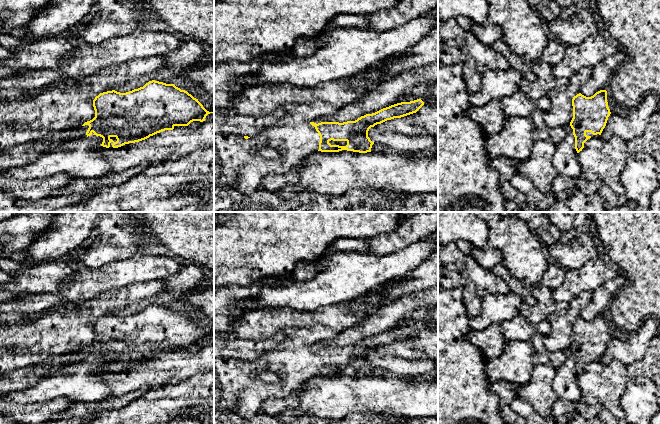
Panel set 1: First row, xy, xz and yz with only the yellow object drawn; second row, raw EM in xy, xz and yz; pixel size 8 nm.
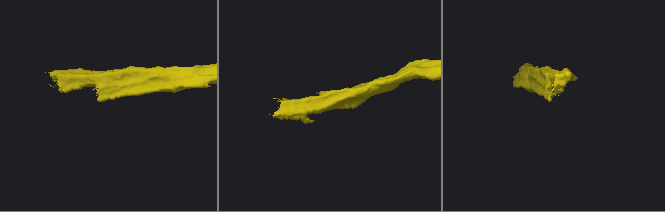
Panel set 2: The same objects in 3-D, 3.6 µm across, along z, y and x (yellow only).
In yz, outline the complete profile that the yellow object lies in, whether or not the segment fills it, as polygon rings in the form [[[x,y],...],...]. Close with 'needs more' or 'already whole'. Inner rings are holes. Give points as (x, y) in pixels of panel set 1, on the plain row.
[[[600,314],[591,321],[581,317],[572,323],[573,342],[570,350],[575,361],[577,377],[591,361],[600,361],[611,336],[607,326],[607,315]]]; needs more

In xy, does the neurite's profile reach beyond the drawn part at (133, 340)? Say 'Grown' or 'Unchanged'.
Grown

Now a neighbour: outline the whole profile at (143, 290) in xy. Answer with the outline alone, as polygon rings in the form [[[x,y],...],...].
[[[160,280],[134,283],[105,292],[80,305],[68,303],[54,306],[51,312],[28,324],[0,325],[0,374],[16,368],[42,364],[52,355],[81,351],[95,341],[93,324],[100,317],[115,314],[132,301],[154,298],[163,291],[164,284]]]

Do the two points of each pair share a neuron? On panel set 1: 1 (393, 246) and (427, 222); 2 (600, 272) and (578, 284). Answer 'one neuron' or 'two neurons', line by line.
1: one neuron
2: one neuron

